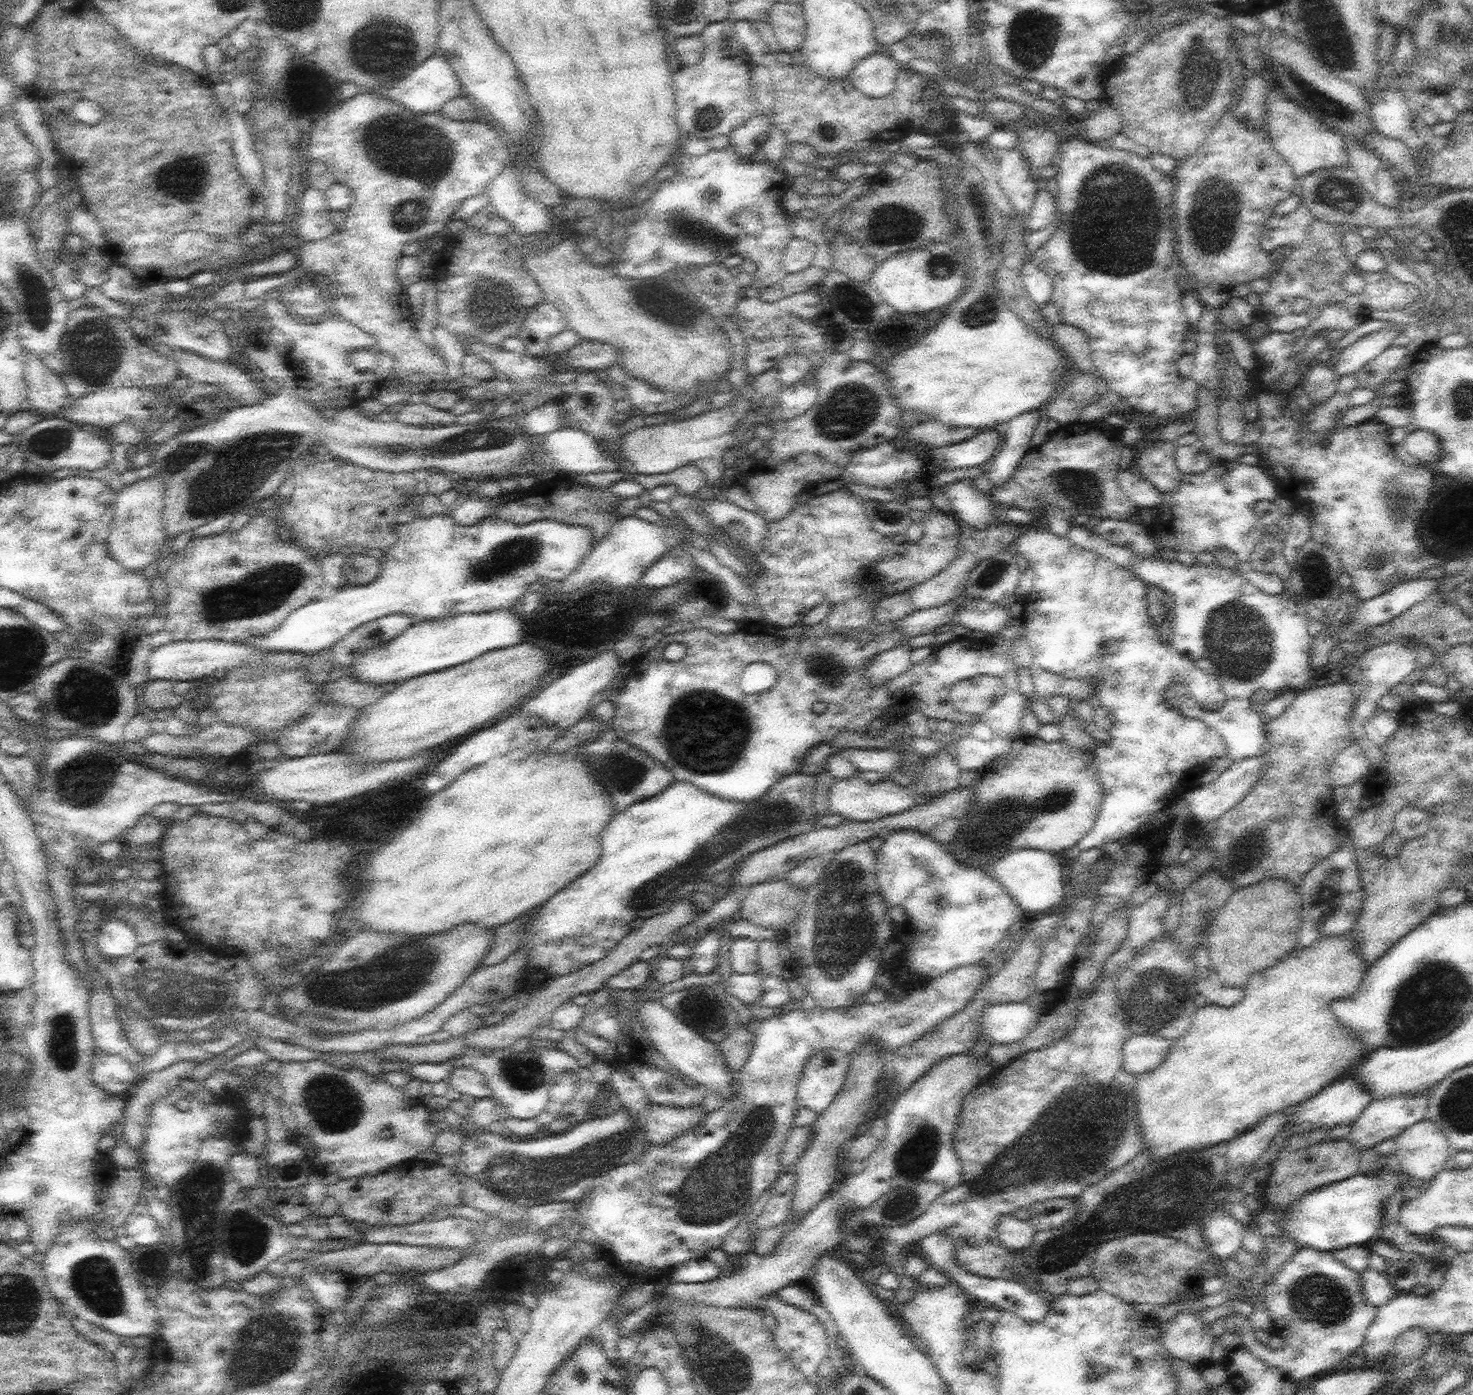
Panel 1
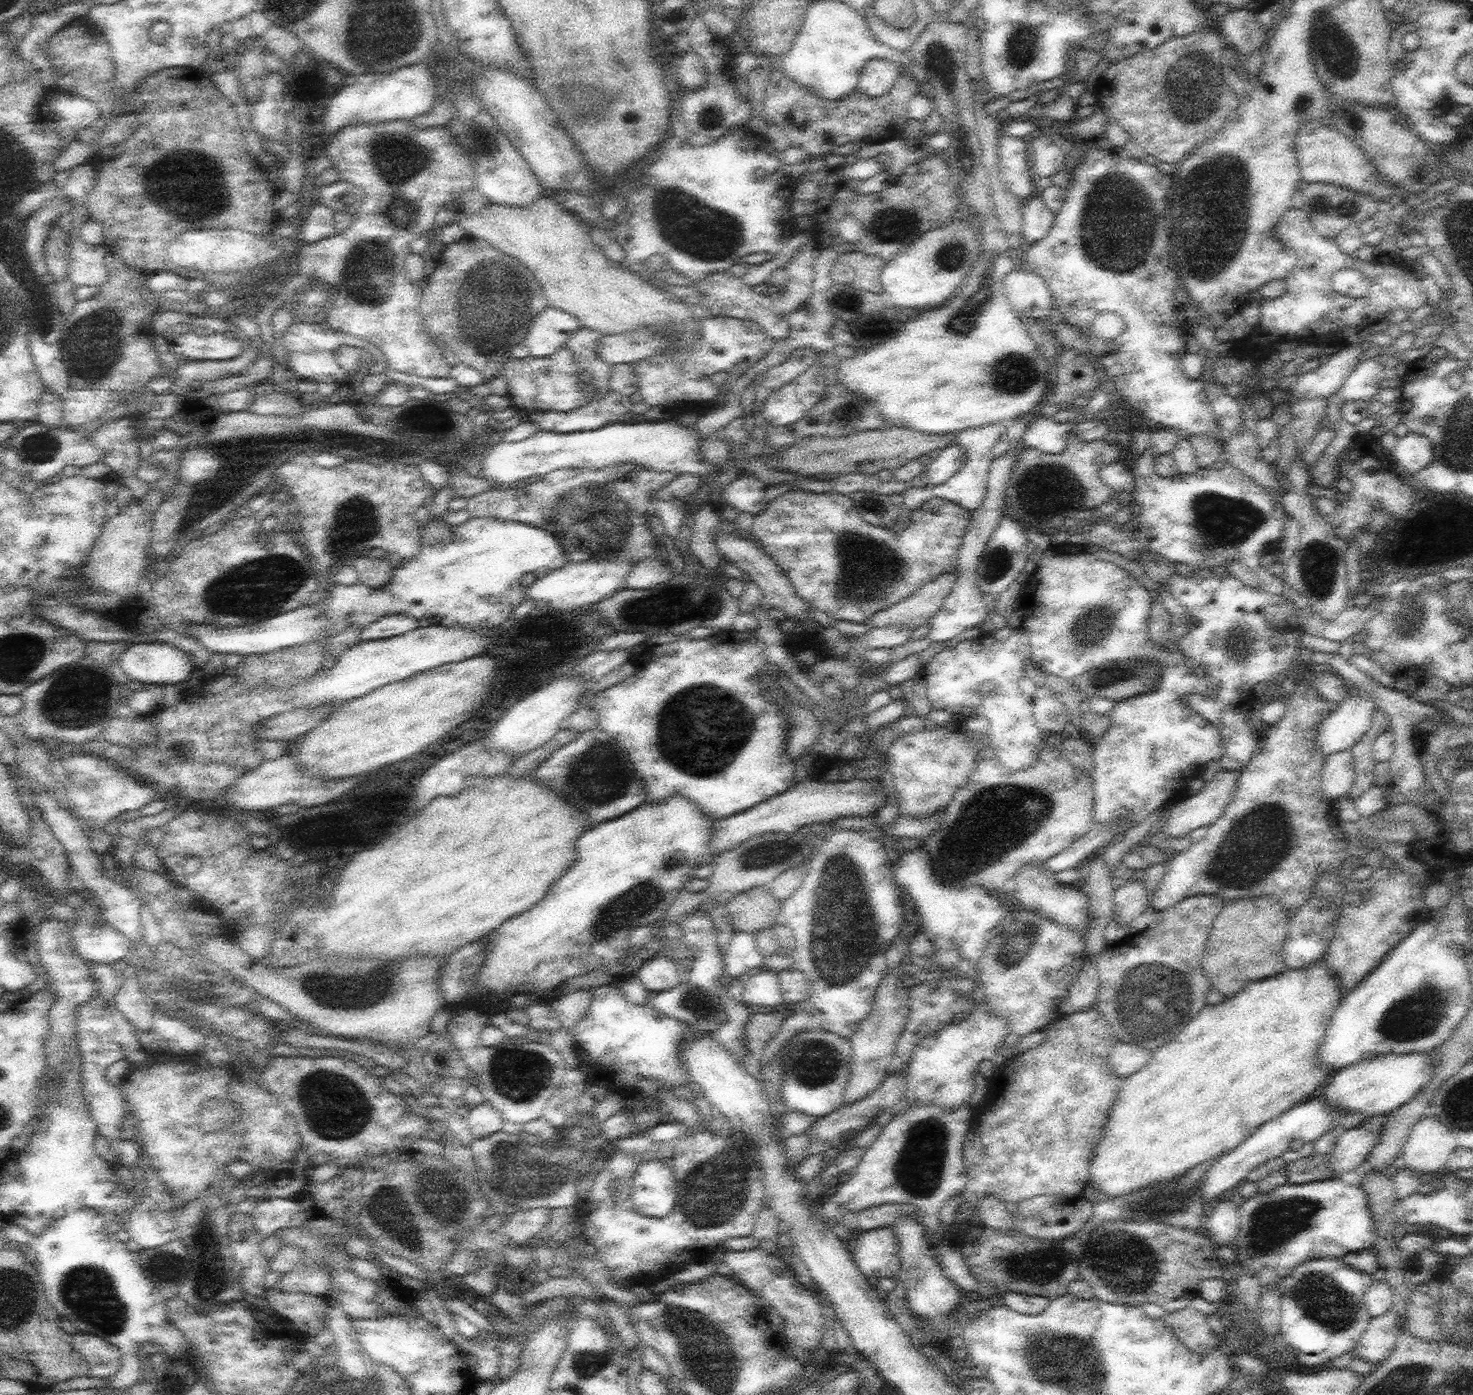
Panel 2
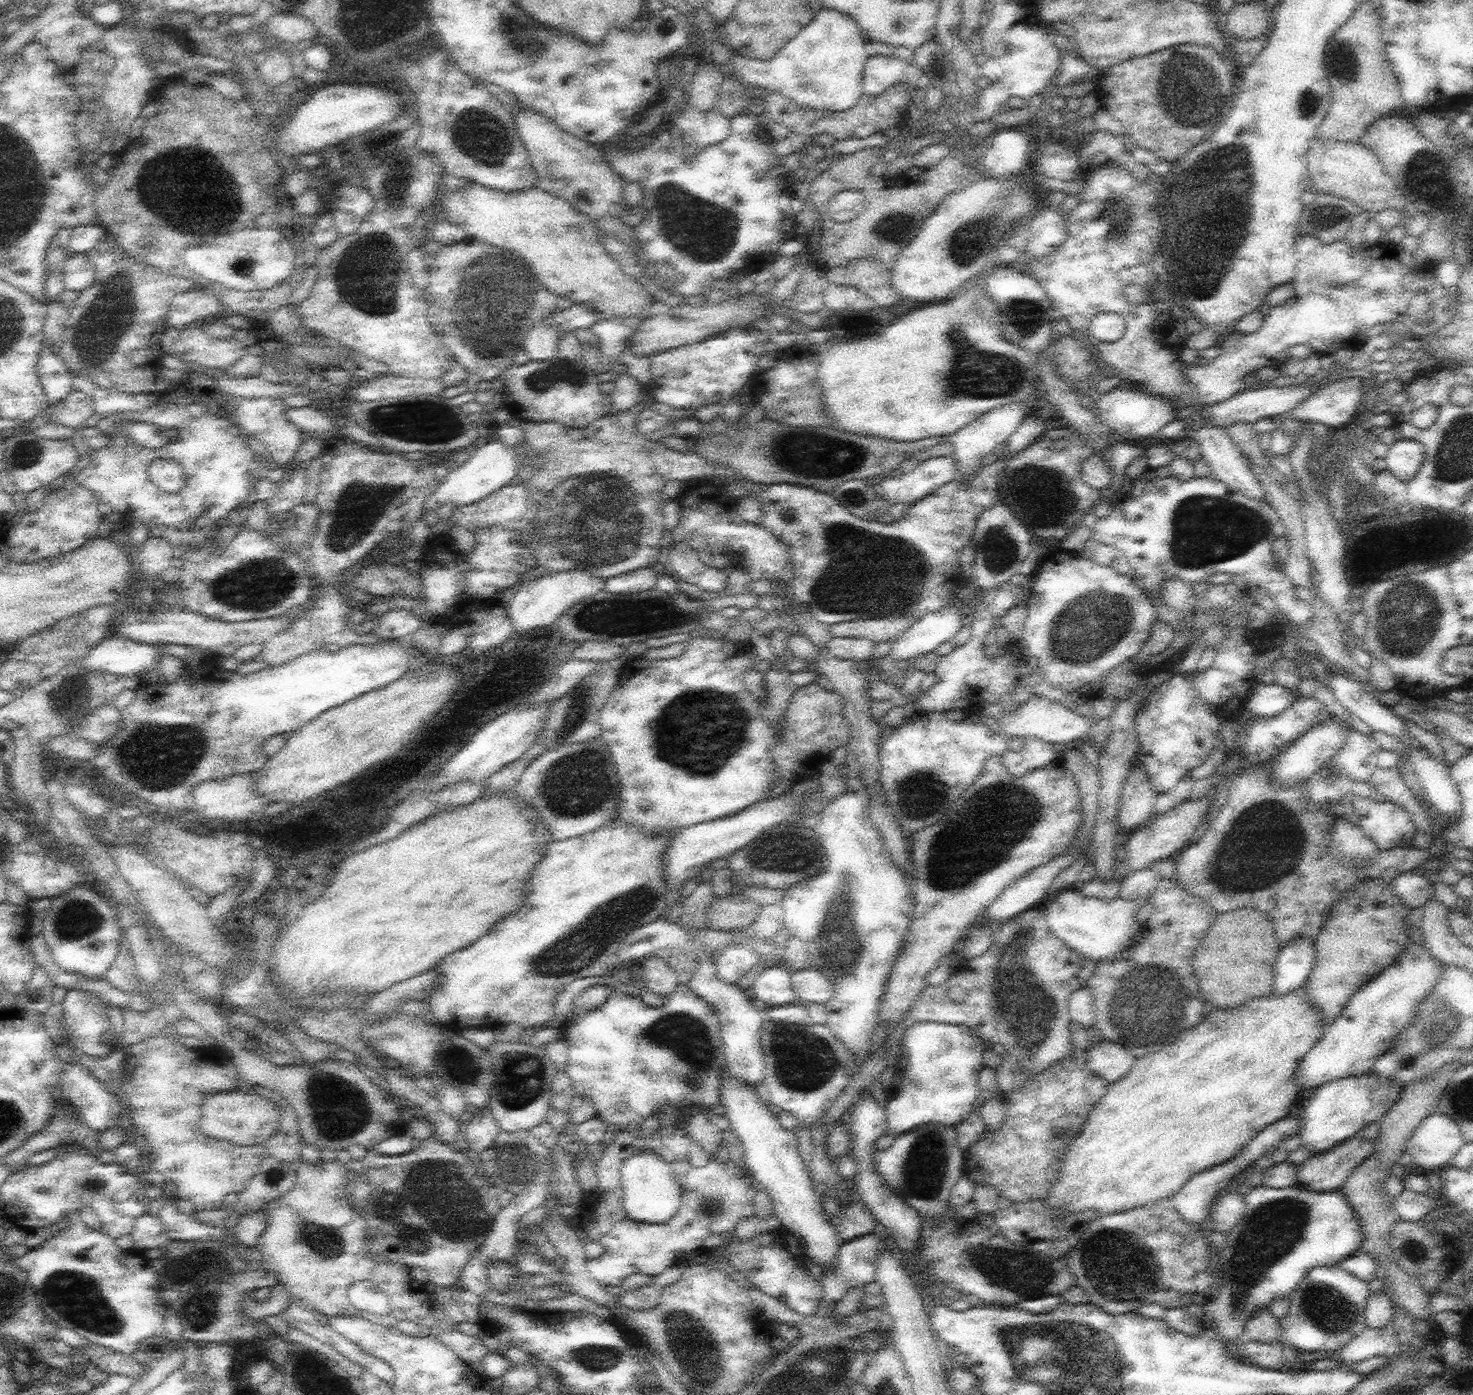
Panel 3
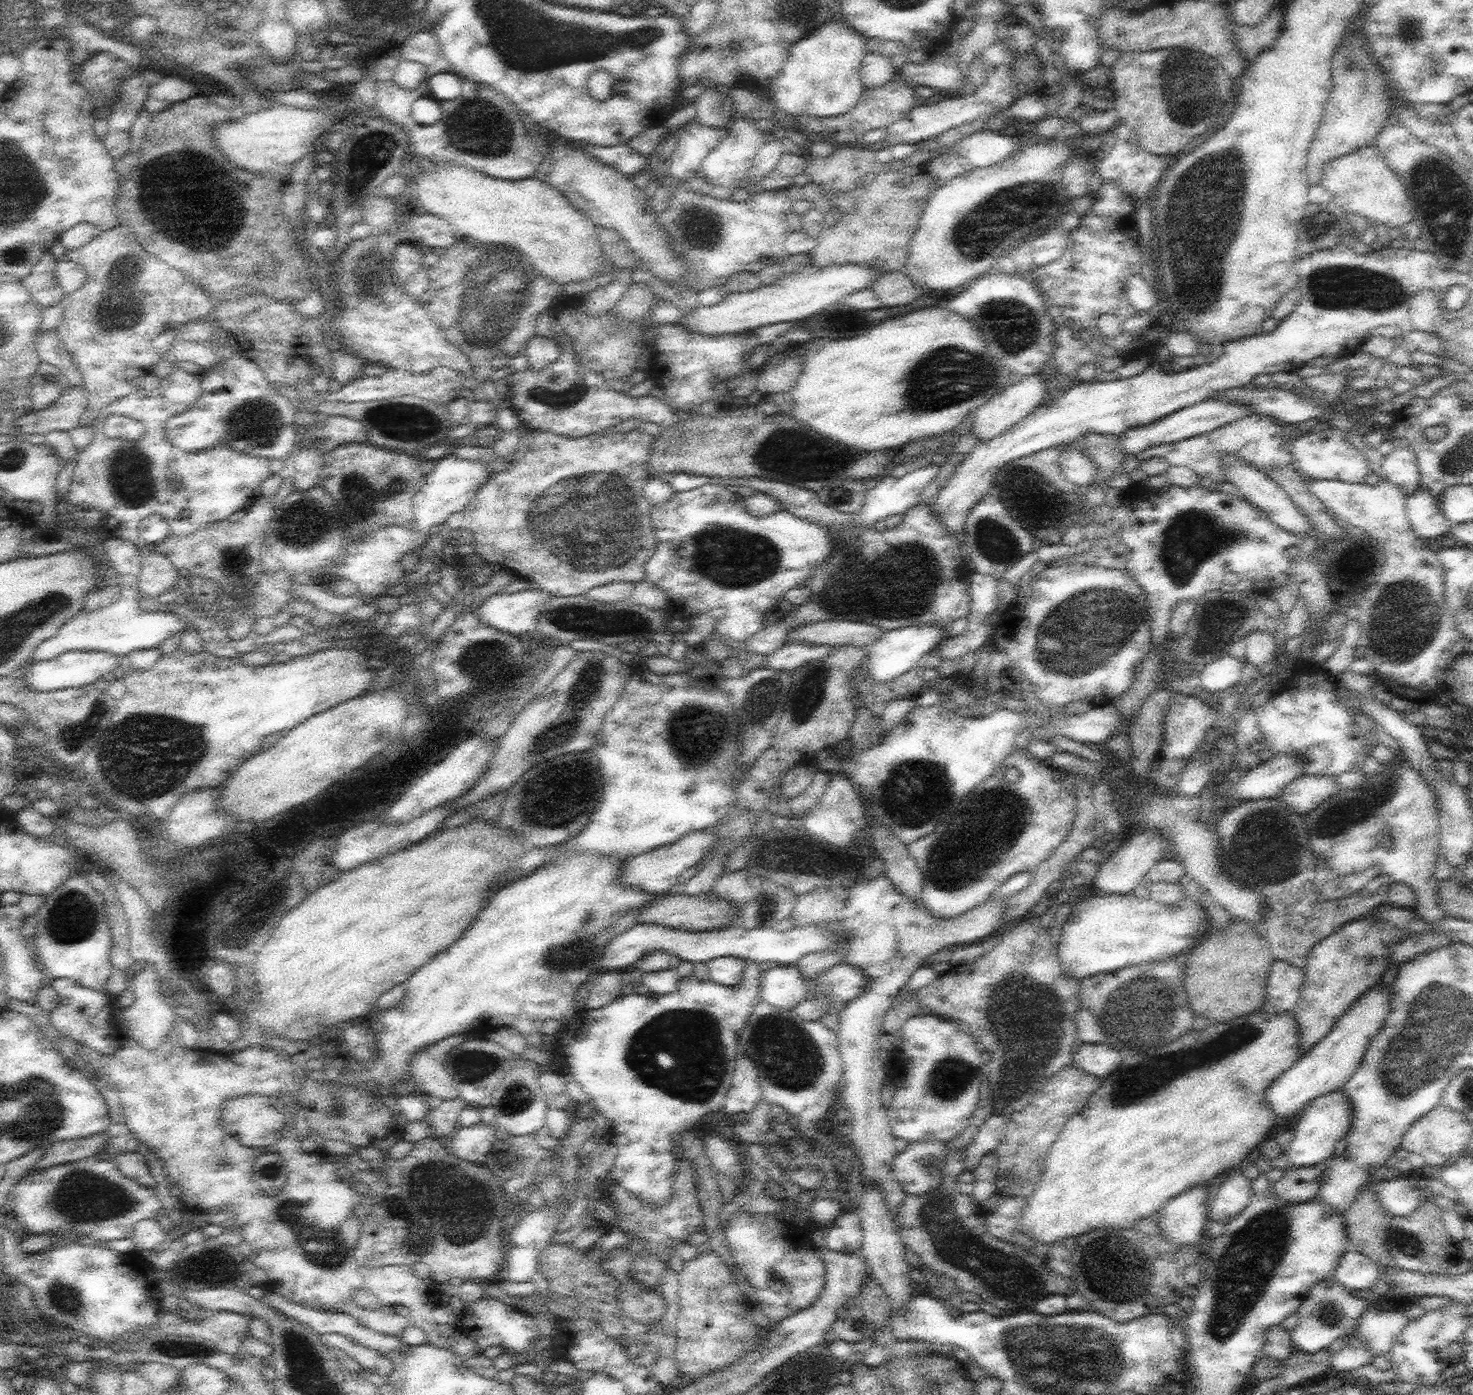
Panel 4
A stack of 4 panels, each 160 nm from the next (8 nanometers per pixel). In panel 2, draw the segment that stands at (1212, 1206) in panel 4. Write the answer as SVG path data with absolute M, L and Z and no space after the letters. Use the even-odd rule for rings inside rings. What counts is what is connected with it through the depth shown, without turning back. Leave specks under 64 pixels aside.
M1231 1198L1228 1202L1220 1202L1218 1208L1212 1210L1208 1232L1218 1248L1230 1247L1230 1243L1234 1243L1239 1234L1240 1218L1240 1206L1233 1204Z

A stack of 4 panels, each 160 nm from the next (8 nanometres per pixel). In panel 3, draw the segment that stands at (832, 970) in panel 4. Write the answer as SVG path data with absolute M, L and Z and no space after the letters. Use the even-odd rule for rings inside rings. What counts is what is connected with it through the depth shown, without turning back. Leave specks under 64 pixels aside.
M811 966L791 974L798 1005L807 1007L811 1003L826 1003L834 998L835 986L826 975Z

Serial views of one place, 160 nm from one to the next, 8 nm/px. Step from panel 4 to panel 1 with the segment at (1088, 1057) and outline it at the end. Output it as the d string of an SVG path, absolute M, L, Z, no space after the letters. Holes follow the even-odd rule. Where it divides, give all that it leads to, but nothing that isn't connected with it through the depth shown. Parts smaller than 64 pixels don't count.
M1132 1035L1123 1046L1123 1065L1135 1077L1156 1070L1164 1062L1173 1042L1156 1035Z

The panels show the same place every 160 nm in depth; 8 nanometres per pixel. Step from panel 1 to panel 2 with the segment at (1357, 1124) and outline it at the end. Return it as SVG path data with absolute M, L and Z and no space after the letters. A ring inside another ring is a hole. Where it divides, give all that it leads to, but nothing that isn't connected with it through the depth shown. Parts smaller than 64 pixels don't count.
M1388 1114L1365 1118L1365 1121L1350 1130L1343 1130L1336 1146L1331 1150L1331 1178L1366 1165L1368 1157L1378 1144Z

